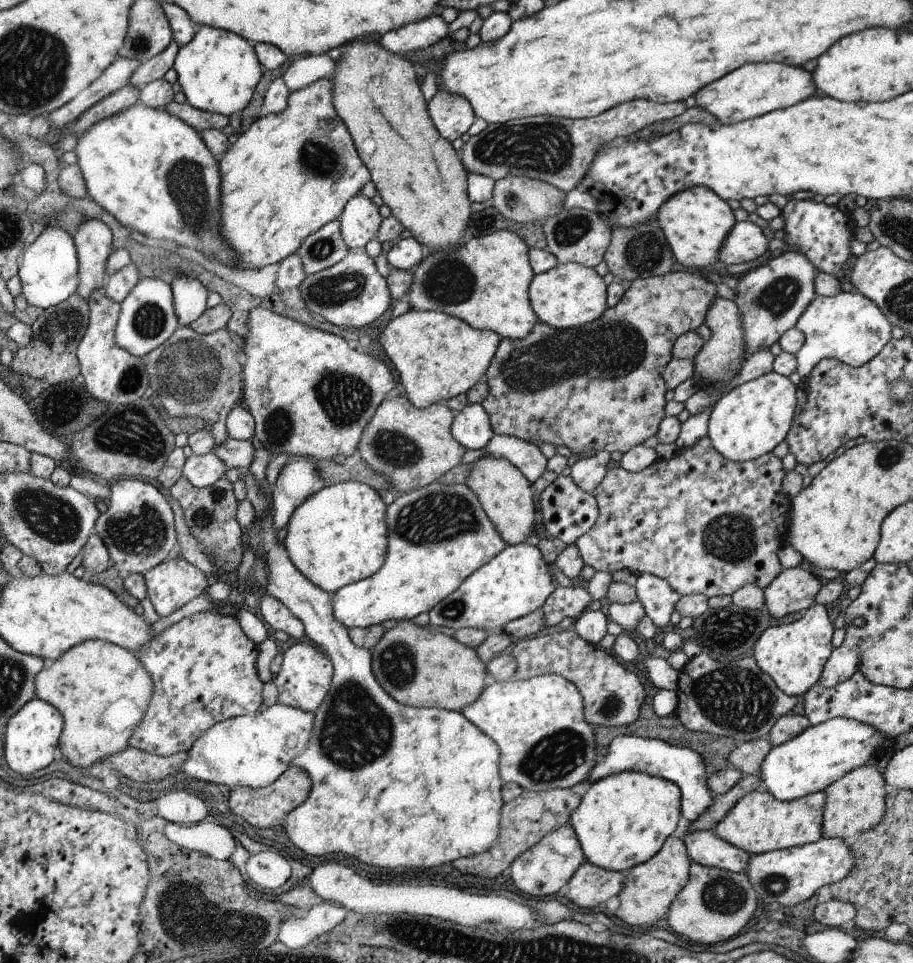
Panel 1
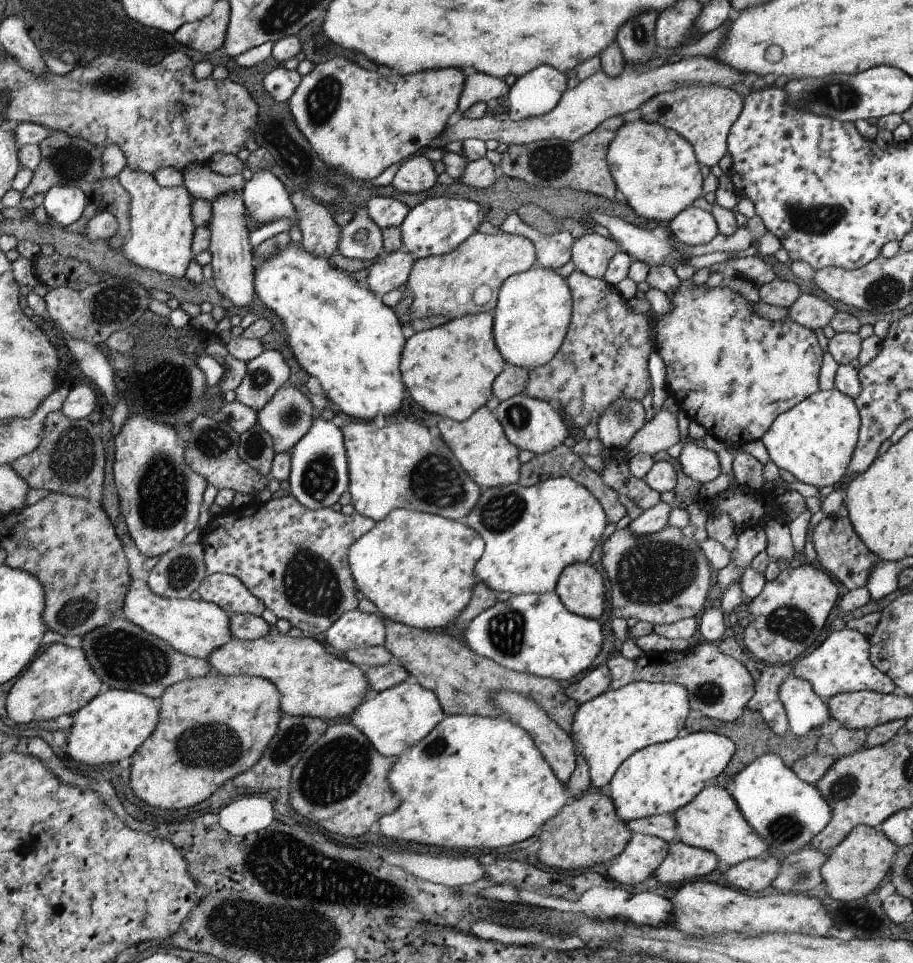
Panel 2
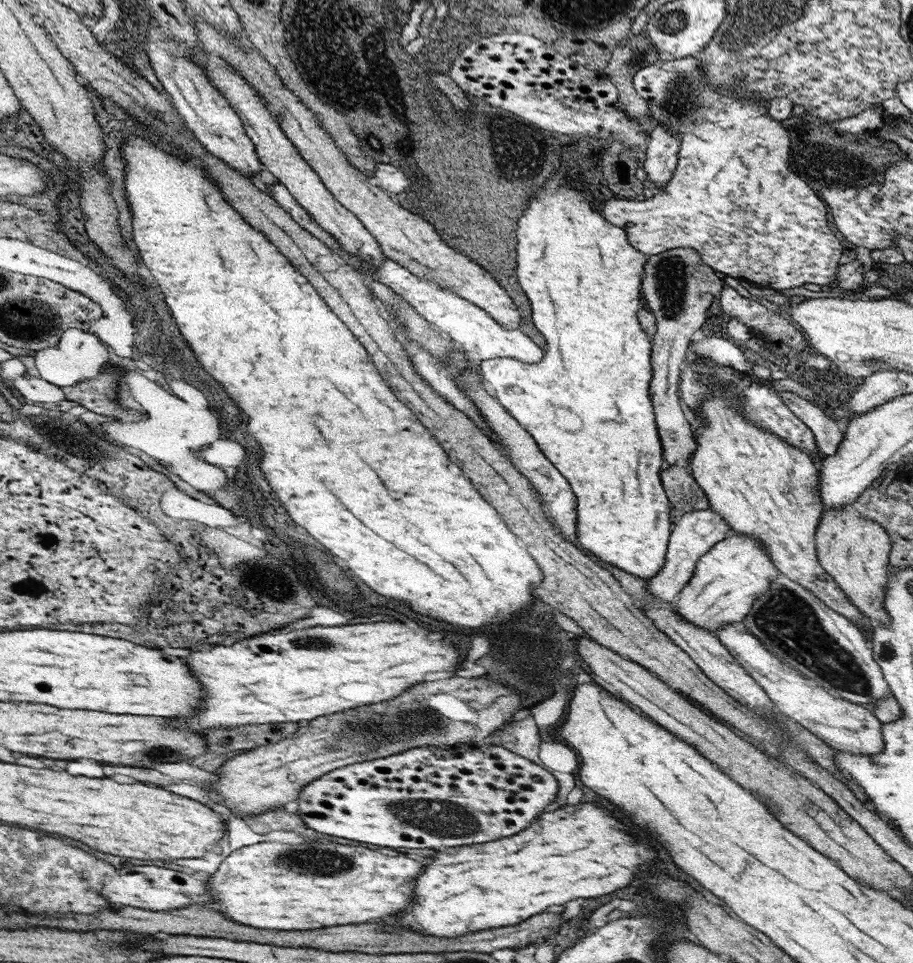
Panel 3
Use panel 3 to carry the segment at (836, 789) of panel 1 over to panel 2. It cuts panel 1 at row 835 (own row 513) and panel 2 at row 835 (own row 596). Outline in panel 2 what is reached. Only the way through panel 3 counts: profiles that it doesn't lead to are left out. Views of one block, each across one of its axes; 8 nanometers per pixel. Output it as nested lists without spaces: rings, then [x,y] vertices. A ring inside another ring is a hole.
[[[860,825],[854,827],[848,836],[828,854],[821,868],[821,877],[828,894],[836,900],[856,900],[874,892],[888,878],[893,868],[896,846],[882,830],[877,827]]]

